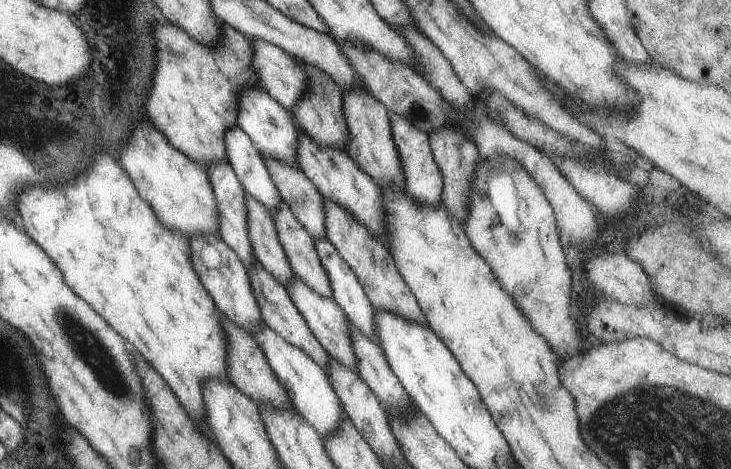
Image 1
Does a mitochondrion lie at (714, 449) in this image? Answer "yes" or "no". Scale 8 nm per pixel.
yes

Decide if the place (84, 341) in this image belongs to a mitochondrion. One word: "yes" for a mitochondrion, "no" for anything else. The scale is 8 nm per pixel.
yes

